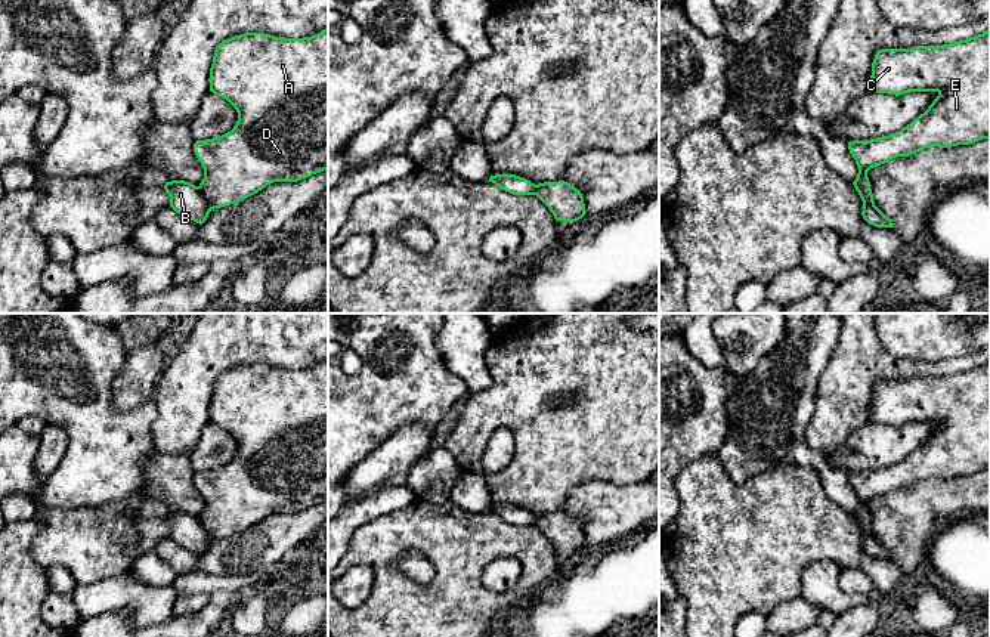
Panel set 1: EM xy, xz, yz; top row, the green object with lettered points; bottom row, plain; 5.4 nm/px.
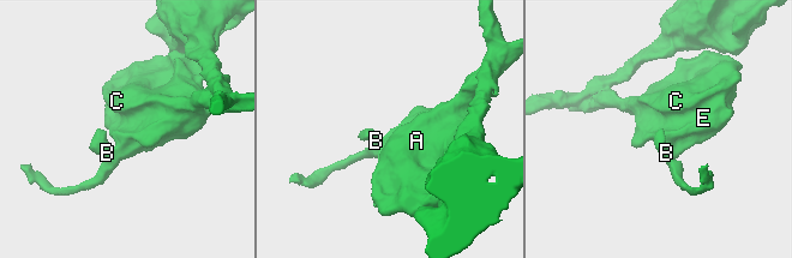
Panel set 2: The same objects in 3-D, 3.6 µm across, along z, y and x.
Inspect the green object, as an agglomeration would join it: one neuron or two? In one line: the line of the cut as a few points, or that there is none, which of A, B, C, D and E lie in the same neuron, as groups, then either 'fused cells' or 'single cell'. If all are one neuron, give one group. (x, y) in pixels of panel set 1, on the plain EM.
cut in xy along (198, 518), (212, 540); A C D E / B; fused cells

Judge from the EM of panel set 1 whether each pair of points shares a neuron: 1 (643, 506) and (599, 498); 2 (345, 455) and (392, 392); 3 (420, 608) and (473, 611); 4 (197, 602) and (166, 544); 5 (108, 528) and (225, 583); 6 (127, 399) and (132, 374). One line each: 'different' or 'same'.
1: same
2: same
3: same
4: different
5: different
6: same

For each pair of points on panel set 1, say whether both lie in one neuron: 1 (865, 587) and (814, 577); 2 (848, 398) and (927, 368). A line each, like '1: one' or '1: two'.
1: one
2: one

